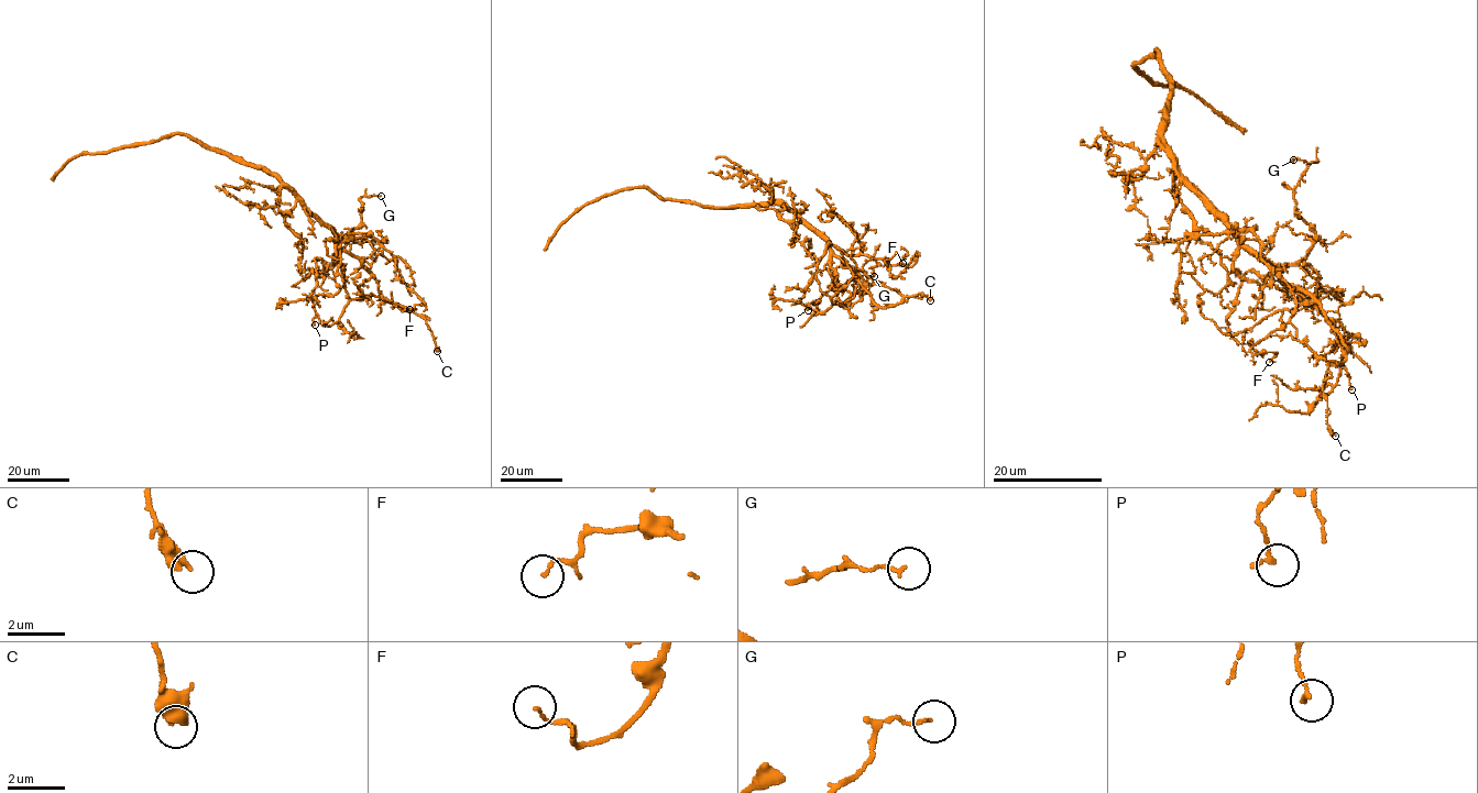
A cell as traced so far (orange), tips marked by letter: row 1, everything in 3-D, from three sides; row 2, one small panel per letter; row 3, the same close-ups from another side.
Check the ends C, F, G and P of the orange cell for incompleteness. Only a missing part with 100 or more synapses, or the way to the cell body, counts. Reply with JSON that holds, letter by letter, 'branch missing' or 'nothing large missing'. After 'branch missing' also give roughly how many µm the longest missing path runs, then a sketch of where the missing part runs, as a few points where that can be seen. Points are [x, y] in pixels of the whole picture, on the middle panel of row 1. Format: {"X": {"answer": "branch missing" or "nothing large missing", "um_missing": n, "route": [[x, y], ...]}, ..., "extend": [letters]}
{"C": {"answer": "nothing large missing"}, "F": {"answer": "nothing large missing"}, "G": {"answer": "nothing large missing"}, "P": {"answer": "nothing large missing"}, "extend": []}

